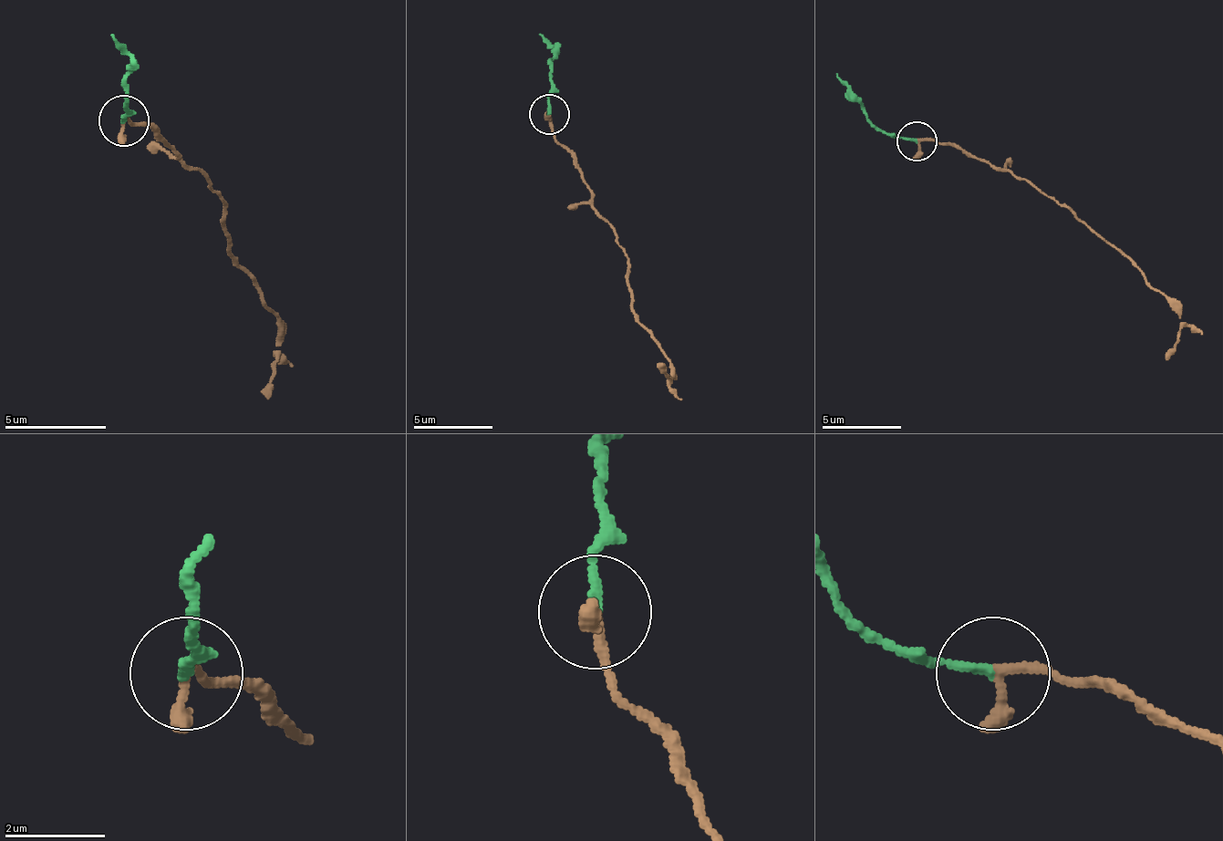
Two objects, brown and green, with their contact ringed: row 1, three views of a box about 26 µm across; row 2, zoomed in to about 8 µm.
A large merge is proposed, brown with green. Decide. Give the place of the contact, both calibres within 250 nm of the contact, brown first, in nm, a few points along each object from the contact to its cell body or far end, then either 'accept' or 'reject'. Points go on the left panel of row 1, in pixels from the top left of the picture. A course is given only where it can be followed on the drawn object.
at (123, 120); 280 nm thick on the brown side, 170 nm on the other; brown runs (125, 121), (139, 121), (196, 167), (221, 202), (226, 254), (276, 325), (276, 375), (266, 400); green runs (125, 121), (129, 61), (109, 36); accept

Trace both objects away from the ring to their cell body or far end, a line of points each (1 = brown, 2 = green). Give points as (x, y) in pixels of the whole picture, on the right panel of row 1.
1: (917, 142), (949, 142), (961, 154), (1025, 178), (1065, 205), (1113, 245), (1181, 317), (1181, 341), (1165, 361)
2: (917, 142), (882, 134), (838, 74)

